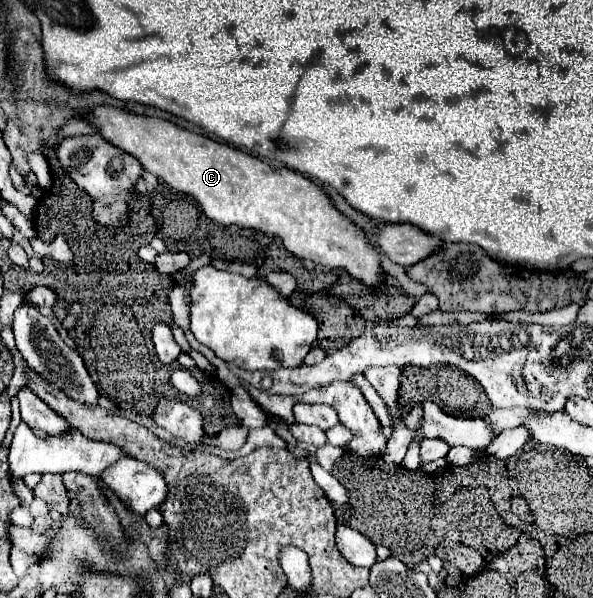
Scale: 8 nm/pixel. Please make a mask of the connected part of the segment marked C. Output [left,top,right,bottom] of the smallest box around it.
[89,107,385,291]

